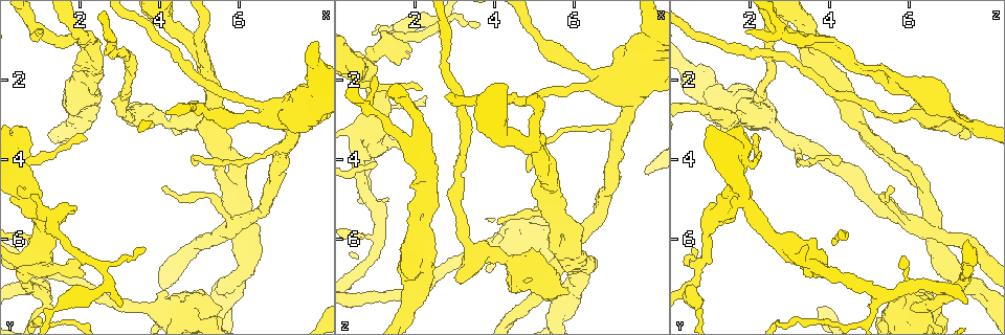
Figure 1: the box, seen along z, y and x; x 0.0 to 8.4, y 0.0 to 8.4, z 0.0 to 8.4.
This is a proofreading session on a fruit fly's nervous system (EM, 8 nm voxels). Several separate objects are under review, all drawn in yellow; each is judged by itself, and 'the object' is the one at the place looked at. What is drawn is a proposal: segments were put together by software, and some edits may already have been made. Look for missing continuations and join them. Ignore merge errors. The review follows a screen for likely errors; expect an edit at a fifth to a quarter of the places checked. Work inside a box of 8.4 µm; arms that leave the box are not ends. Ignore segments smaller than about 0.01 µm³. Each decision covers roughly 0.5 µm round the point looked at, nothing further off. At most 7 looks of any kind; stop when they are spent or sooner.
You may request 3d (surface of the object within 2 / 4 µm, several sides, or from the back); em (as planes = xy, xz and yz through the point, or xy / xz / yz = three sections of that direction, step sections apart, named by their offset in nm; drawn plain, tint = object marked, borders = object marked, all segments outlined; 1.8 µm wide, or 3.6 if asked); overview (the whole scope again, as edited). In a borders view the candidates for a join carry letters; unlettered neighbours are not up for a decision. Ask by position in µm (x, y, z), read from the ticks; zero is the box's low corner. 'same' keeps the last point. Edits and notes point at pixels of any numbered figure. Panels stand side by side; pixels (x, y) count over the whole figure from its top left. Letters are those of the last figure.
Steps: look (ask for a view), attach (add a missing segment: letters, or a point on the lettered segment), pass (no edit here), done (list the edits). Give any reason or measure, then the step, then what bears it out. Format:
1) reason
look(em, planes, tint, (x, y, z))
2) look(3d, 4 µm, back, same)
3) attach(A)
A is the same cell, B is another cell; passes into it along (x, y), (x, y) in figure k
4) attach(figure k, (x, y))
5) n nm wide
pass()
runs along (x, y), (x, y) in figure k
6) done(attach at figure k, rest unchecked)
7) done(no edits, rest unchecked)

calibre changes
look(3d, 2 µm, (5.90, 5.60, 6.25))

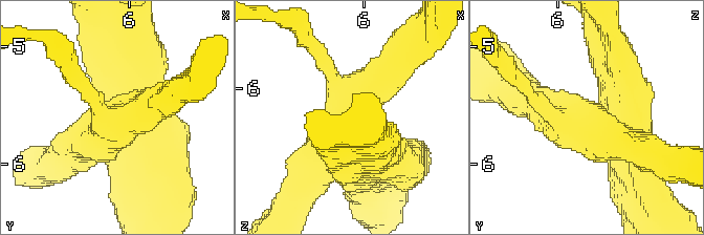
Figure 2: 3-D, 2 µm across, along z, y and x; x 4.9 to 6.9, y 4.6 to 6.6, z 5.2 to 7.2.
look(em, 3.6 µm, planes, borders, (5.88, 5.64, 6.26))

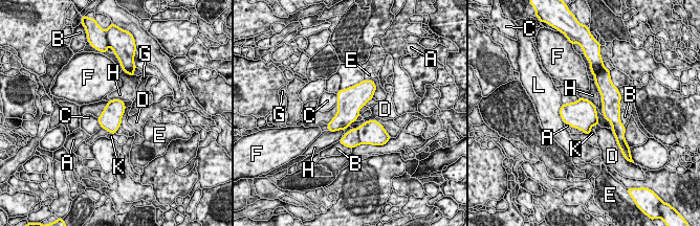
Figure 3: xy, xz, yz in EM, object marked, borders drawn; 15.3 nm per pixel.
340 nm wide
pass()
A, B, C, D, E, F, G, H, K and L are other cells; border along (374, 119), (365, 122) in figure 3; no lettered segment goes on from it

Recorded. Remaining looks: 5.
three arms meet
look(3d, 4 µm, (3.60, 2.95, 6.35))

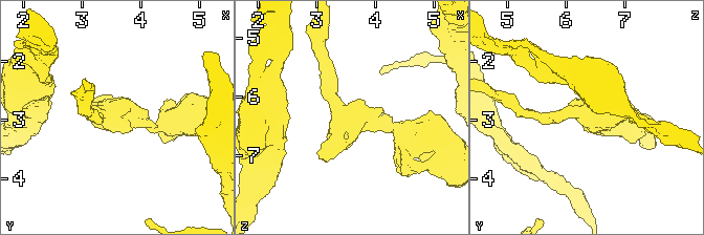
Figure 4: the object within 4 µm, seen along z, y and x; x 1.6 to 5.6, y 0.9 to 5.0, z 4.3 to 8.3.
3 arms; arms of 200, 220, 220 nm; need the tissue
look(em, 3.6 µm, xz, step 16, tint, (3.60, 2.95, 6.45))

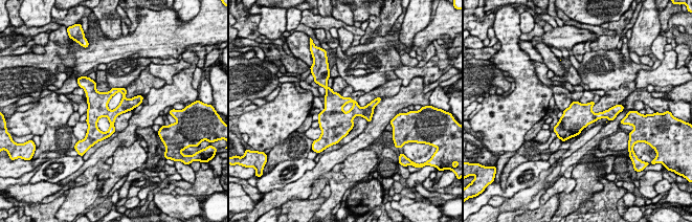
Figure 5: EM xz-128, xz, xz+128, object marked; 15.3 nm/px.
another direction
look(em, 3.6 µm, planes, borders, same)

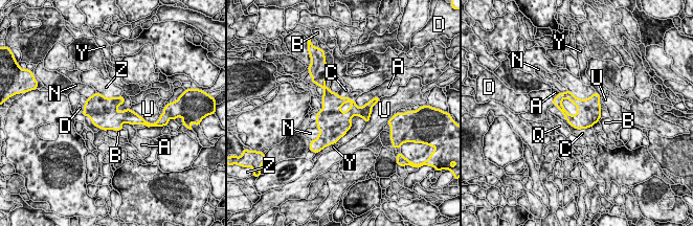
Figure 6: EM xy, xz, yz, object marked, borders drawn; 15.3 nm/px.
pass()
A, B, C, D, N, Q, U, Y and Z are other cells; border along (553, 105), (575, 128), (591, 127) in figure 6; no lettered segment goes on from it

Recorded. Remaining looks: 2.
done(no edits, rest unchecked)

